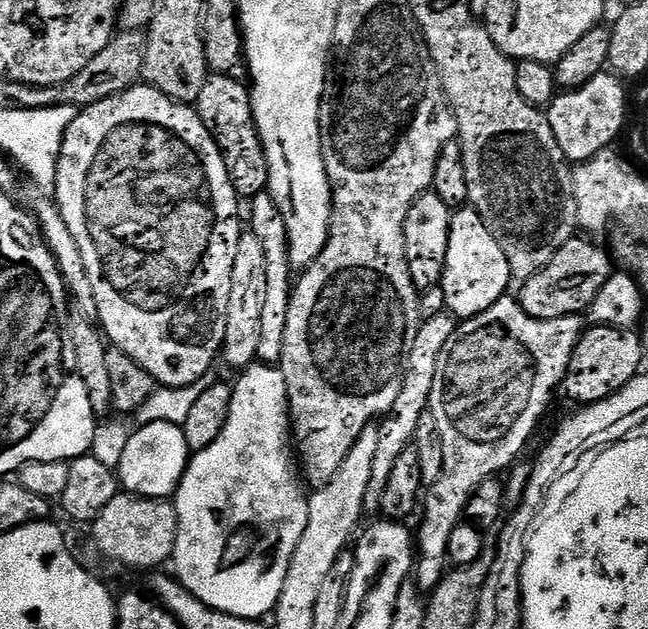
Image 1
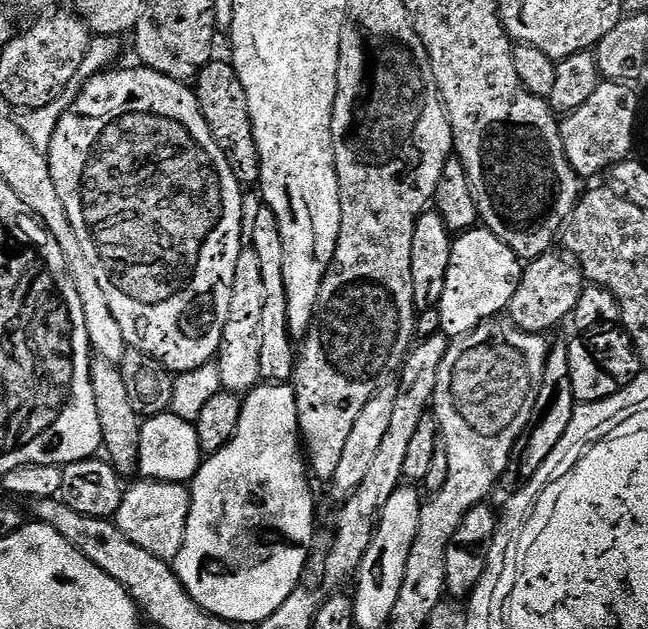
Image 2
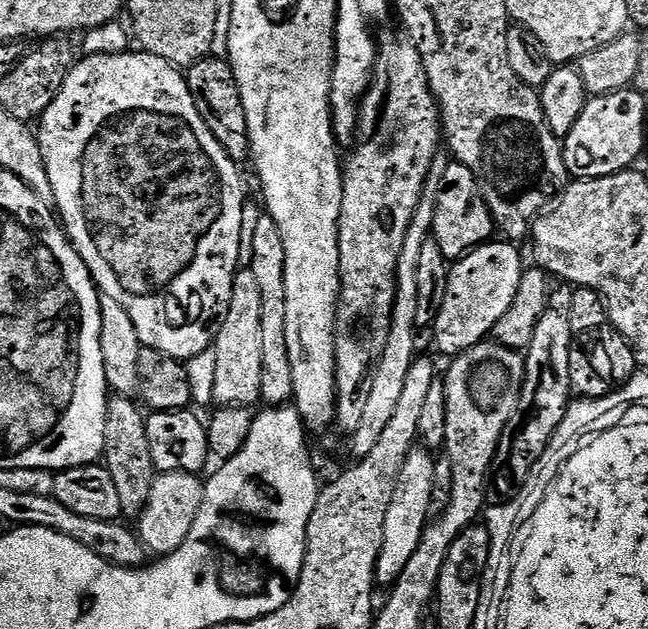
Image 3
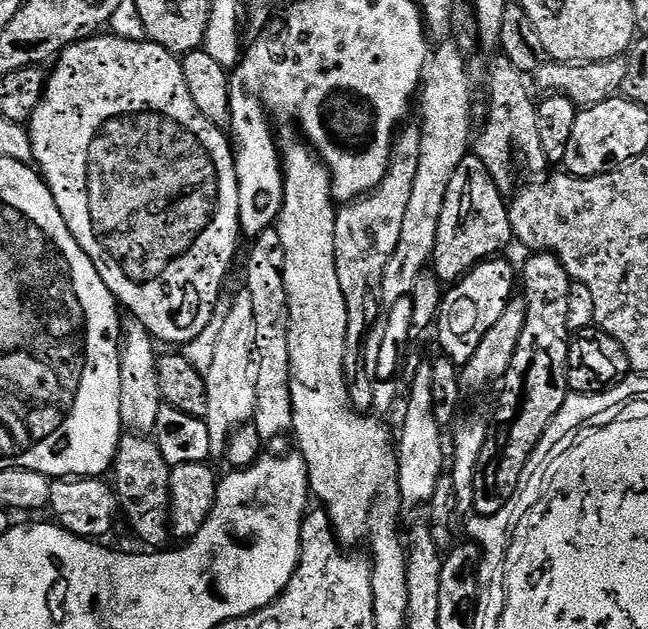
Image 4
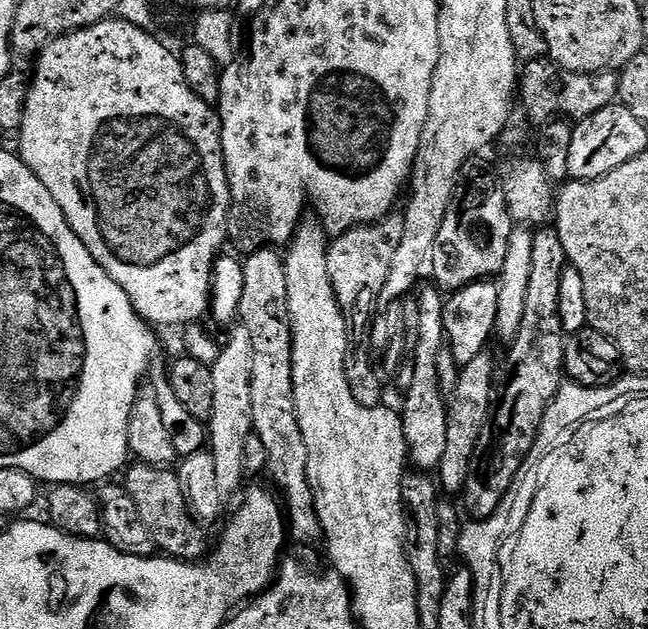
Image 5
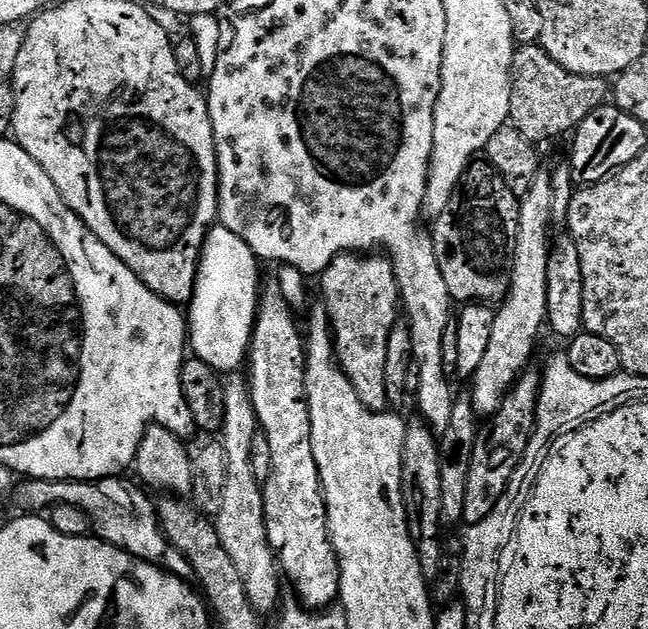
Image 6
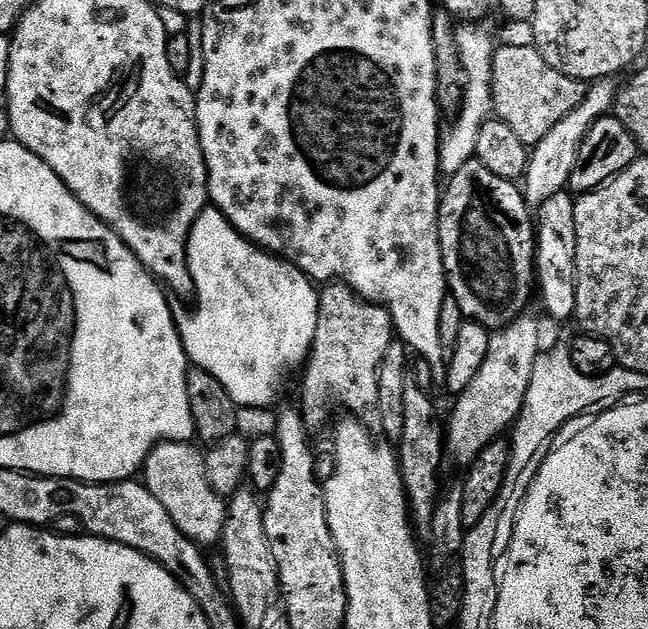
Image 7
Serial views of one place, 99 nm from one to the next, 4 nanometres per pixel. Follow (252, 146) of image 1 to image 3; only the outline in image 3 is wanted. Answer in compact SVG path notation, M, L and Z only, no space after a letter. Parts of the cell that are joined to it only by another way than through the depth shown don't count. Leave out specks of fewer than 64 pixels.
M209 54L186 69L186 79L190 86L190 94L194 98L194 106L198 106L198 114L202 114L202 122L210 126L210 134L218 138L222 150L226 150L226 154L232 160L247 161L252 150L252 143L248 137L242 94L238 90L238 82L234 78L231 64L227 59Z

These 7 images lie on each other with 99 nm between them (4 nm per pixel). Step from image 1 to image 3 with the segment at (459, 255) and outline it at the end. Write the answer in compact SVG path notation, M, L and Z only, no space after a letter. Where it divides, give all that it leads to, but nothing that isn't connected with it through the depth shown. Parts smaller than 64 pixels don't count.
M512 242L496 243L479 244L475 250L467 252L461 260L451 265L446 286L446 299L442 301L442 310L438 310L438 318L434 325L436 348L440 352L445 352L448 358L455 358L460 353L473 348L475 344L483 344L489 339L498 318L506 314L510 302L514 302L514 294L518 294L518 282L526 267L525 261L520 261L520 252L516 249L519 247Z

